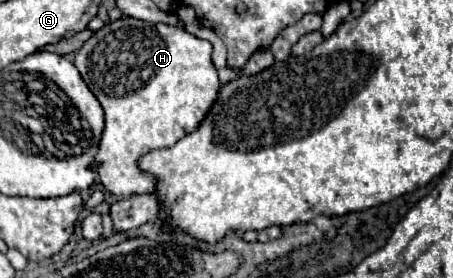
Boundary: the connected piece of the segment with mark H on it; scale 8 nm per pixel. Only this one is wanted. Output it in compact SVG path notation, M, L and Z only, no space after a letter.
M120 18L108 22L104 28L92 34L92 38L76 52L74 66L82 74L88 88L94 92L106 114L106 128L100 140L100 150L96 154L98 182L116 196L132 196L154 192L156 176L142 172L138 168L140 156L176 144L182 136L194 132L214 106L222 82L218 80L218 70L212 64L212 44L208 40L196 38L184 28L168 24L152 24L136 18Z

